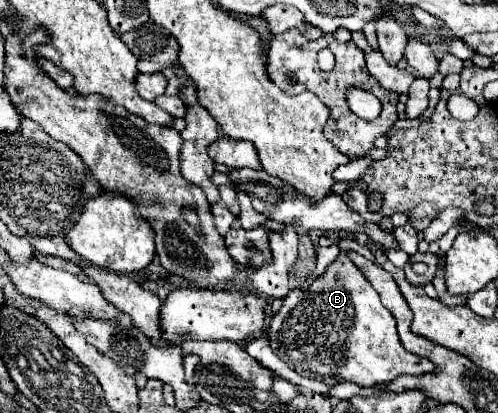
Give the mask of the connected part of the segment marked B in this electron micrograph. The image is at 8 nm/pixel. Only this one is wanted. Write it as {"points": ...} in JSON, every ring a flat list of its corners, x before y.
{"points":[[340,253,312,287,294,287,280,311,270,319,270,349,298,375,326,385,350,381,358,387,390,383,398,375,422,375,434,371,434,363,408,353,398,337,396,321,382,305,364,273]]}

